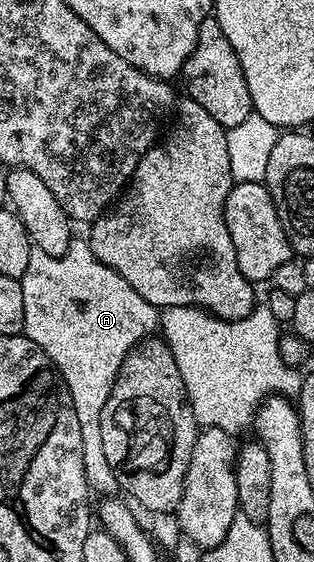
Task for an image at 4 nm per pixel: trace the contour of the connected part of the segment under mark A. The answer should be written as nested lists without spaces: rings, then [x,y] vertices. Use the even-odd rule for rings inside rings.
[[[74,242],[67,254],[62,256],[52,256],[34,247],[31,258],[27,261],[27,270],[21,275],[20,281],[23,286],[24,335],[35,342],[35,346],[39,346],[43,354],[47,354],[71,394],[75,415],[79,418],[79,430],[83,434],[83,470],[90,489],[94,493],[116,493],[118,487],[115,470],[103,454],[103,426],[99,426],[99,418],[103,414],[103,406],[107,406],[107,398],[129,353],[142,340],[152,337],[158,331],[159,310],[151,306],[147,298],[142,298],[127,283],[127,278],[115,274],[111,266],[99,262],[88,242]]]

